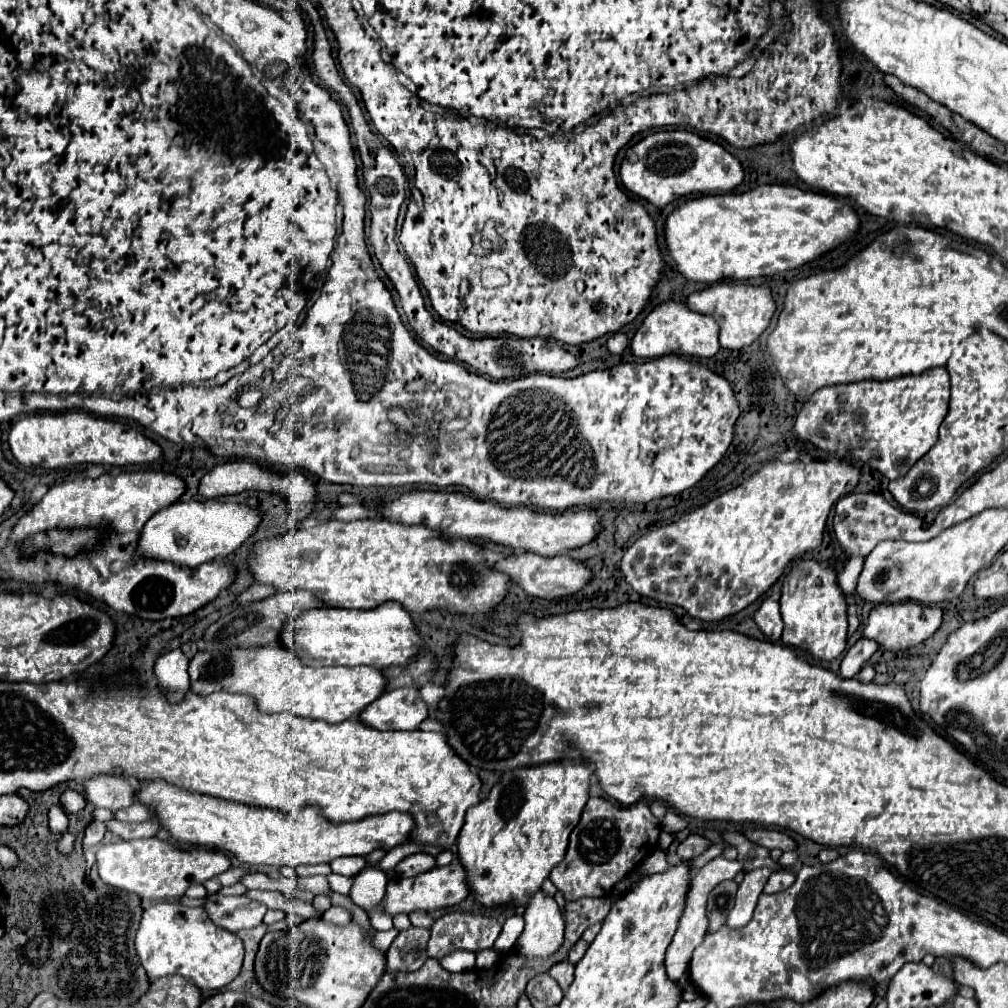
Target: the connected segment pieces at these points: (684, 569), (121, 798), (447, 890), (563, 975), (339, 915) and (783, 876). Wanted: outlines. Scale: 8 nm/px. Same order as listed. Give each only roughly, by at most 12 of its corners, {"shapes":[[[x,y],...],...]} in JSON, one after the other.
{"shapes":[[[770,461],[642,535],[632,589],[720,621],[822,543],[860,471]],[[104,773],[80,785],[96,807],[118,811],[134,803],[130,779]],[[458,861],[386,885],[388,915],[436,911],[468,897]],[[556,963],[548,971],[550,977],[566,991],[574,979],[574,965]],[[330,907],[322,919],[334,925],[348,925],[350,913]],[[790,871],[772,873],[764,893],[780,893],[794,883]]]}

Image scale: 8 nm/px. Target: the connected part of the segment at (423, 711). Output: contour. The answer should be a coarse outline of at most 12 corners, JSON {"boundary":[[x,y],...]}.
{"boundary":[[414,687],[382,693],[360,721],[412,731],[428,707]]}

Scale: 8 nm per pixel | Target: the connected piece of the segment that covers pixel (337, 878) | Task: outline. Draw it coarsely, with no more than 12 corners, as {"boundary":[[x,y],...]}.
{"boundary":[[330,873],[328,879],[332,891],[348,895],[352,877]]}

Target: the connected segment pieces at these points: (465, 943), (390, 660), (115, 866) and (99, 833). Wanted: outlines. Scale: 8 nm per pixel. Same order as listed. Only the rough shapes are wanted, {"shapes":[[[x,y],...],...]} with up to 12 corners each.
{"shapes":[[[446,913],[426,953],[492,949],[502,927],[482,915]],[[396,601],[316,607],[280,631],[310,667],[406,665],[422,639]],[[156,837],[96,853],[112,887],[182,897],[230,869],[220,851],[180,851]],[[98,821],[88,825],[84,847],[100,843],[106,827]]]}

